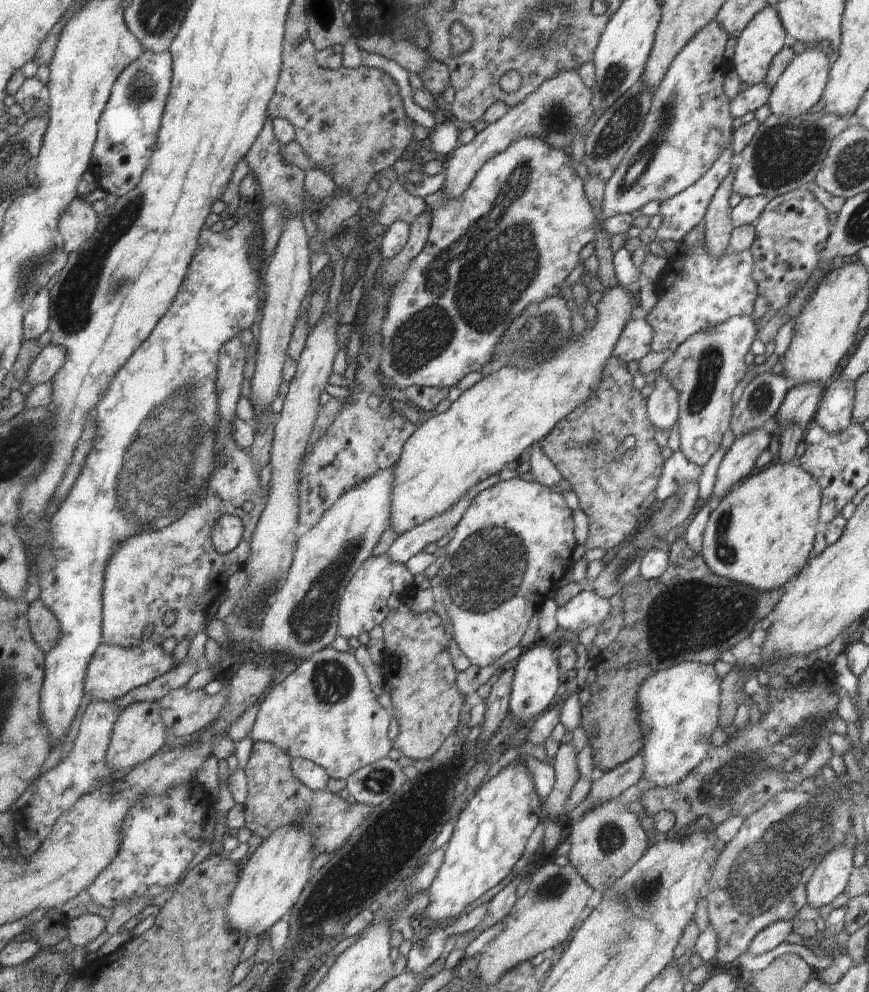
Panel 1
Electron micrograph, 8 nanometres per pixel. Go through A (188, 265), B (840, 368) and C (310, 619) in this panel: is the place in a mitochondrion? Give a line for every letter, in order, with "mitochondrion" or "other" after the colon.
A: other
B: other
C: mitochondrion

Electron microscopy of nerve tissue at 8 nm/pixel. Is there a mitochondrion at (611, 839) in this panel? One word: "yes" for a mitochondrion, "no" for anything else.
yes

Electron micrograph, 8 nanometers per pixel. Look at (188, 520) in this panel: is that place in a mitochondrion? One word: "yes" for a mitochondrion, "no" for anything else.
yes

